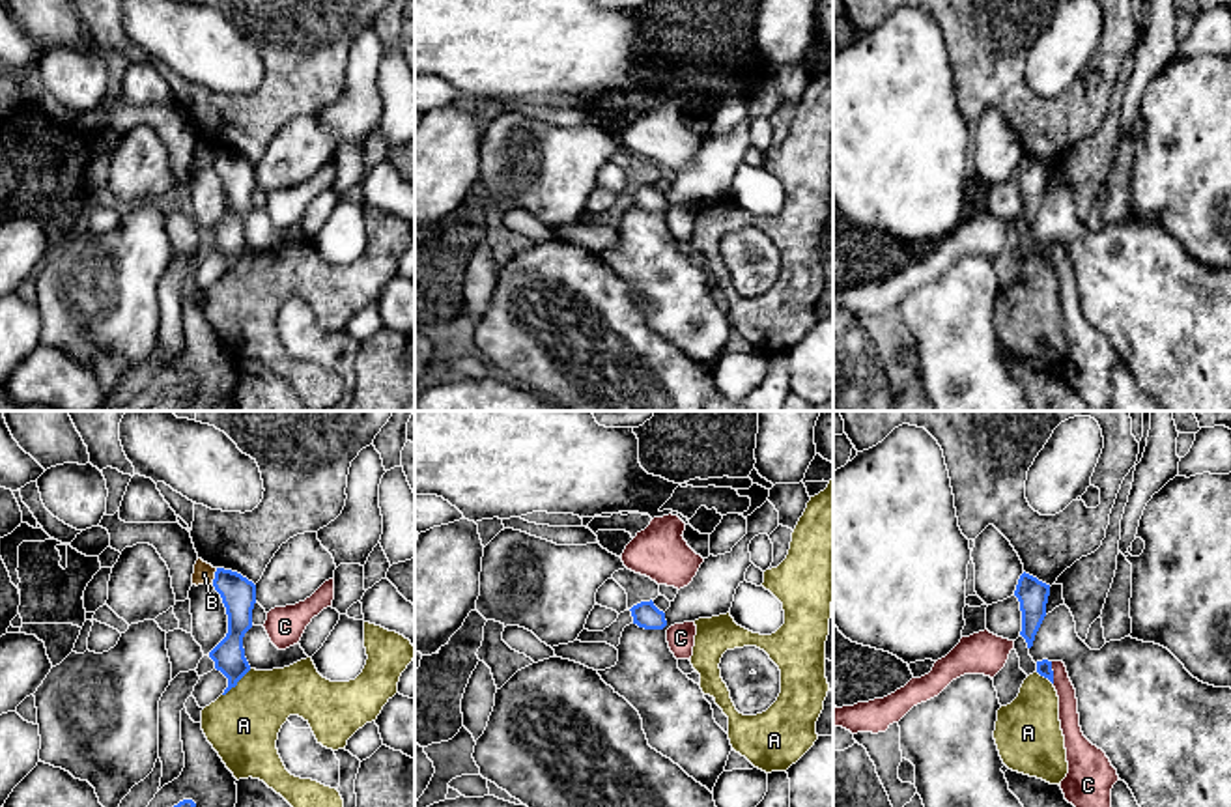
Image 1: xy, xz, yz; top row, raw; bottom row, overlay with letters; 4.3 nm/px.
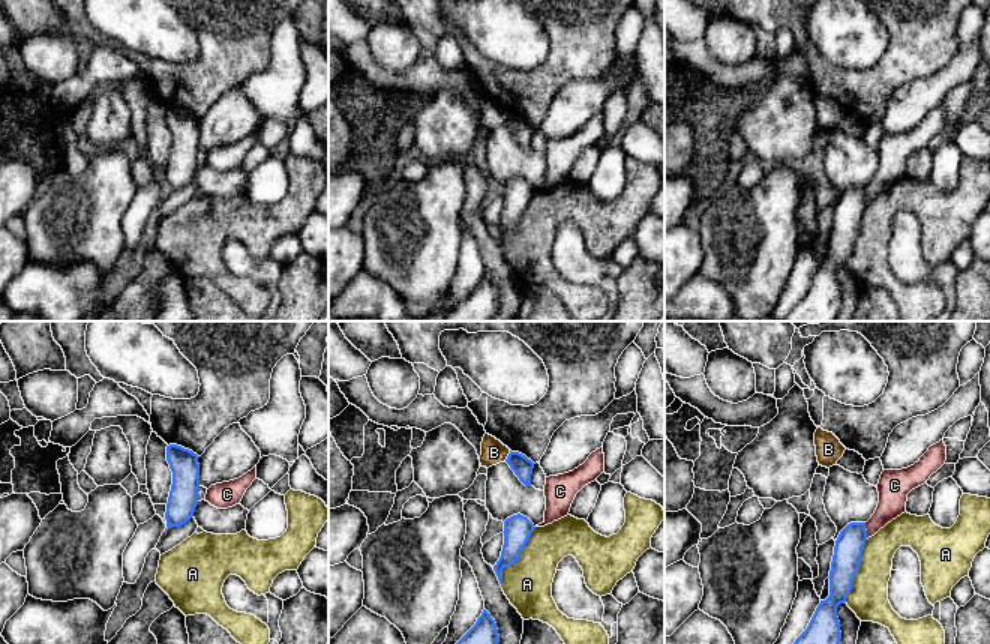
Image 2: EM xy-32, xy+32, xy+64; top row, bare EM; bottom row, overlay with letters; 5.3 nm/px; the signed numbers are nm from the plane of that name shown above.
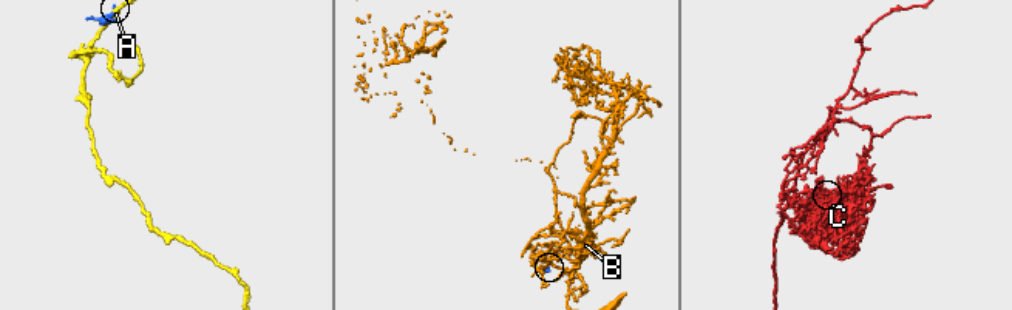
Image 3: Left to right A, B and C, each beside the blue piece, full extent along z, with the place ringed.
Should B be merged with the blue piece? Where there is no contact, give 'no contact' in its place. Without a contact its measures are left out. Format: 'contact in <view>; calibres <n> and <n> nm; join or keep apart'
contact in xy; calibres 150 and 90 nm; keep apart

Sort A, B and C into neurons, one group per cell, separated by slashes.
A / B / C

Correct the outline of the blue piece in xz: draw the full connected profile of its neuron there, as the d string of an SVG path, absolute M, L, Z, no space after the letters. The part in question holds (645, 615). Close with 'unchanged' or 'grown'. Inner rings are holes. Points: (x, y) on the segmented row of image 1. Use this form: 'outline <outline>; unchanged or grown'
outline M641 602L631 609L633 624L644 630L663 630L667 626L665 613L654 602Z; unchanged

